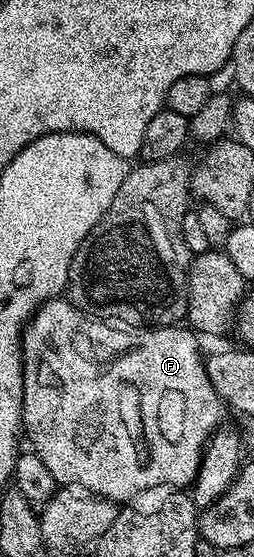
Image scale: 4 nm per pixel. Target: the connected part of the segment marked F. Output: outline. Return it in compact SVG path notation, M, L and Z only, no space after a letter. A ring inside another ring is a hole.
M66 298L52 299L46 304L41 304L34 311L22 333L22 426L25 439L26 436L30 439L29 447L38 455L40 462L44 462L48 470L52 470L52 478L56 478L59 485L87 488L96 495L105 496L107 500L115 502L130 500L141 492L150 492L153 488L164 487L165 484L171 484L169 487L174 490L182 490L193 485L194 479L198 476L198 467L202 464L206 445L209 444L211 436L219 431L221 424L218 423L225 418L228 408L218 397L208 378L203 353L198 353L198 344L194 341L195 333L183 328L182 326L169 328L115 326L105 320L87 316ZM136 444L162 444L162 446L158 446L158 450L154 448L152 452L154 462L140 462L144 460L146 450L142 450Z

